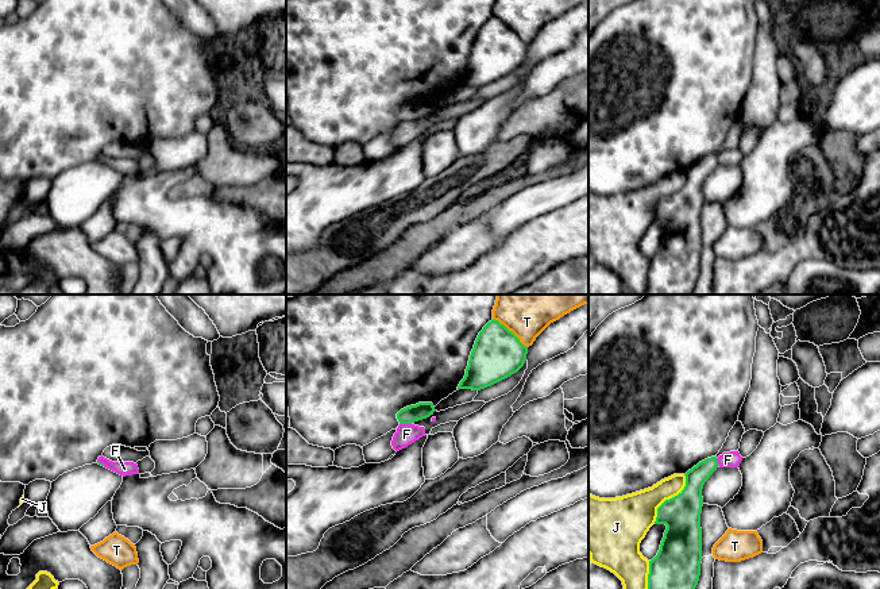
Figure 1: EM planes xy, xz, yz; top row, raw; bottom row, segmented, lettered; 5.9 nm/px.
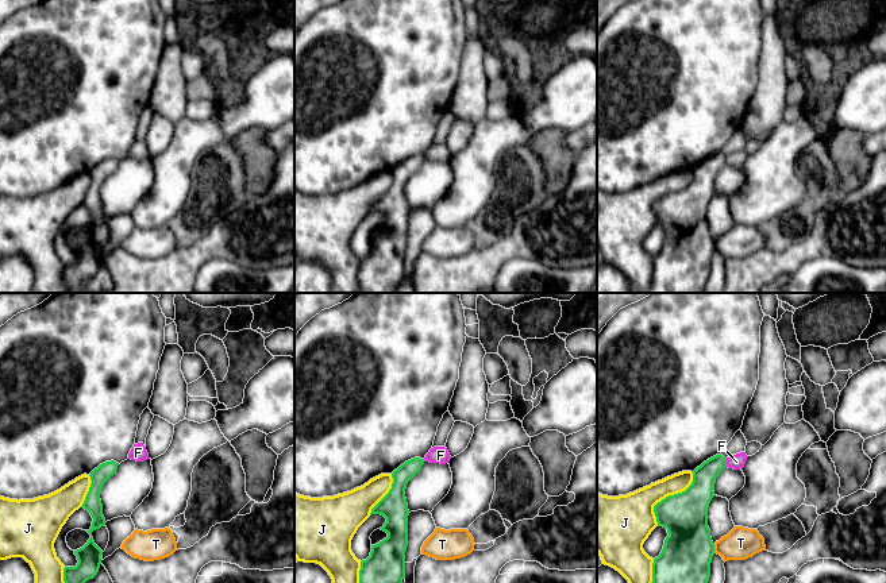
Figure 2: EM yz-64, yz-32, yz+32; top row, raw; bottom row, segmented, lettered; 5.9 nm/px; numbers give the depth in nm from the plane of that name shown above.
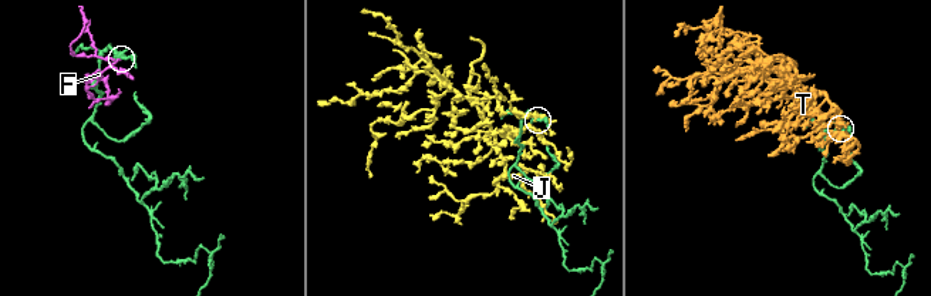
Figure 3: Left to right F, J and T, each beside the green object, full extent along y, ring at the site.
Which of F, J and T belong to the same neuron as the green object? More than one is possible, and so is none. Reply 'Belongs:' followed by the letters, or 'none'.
Belongs: none

